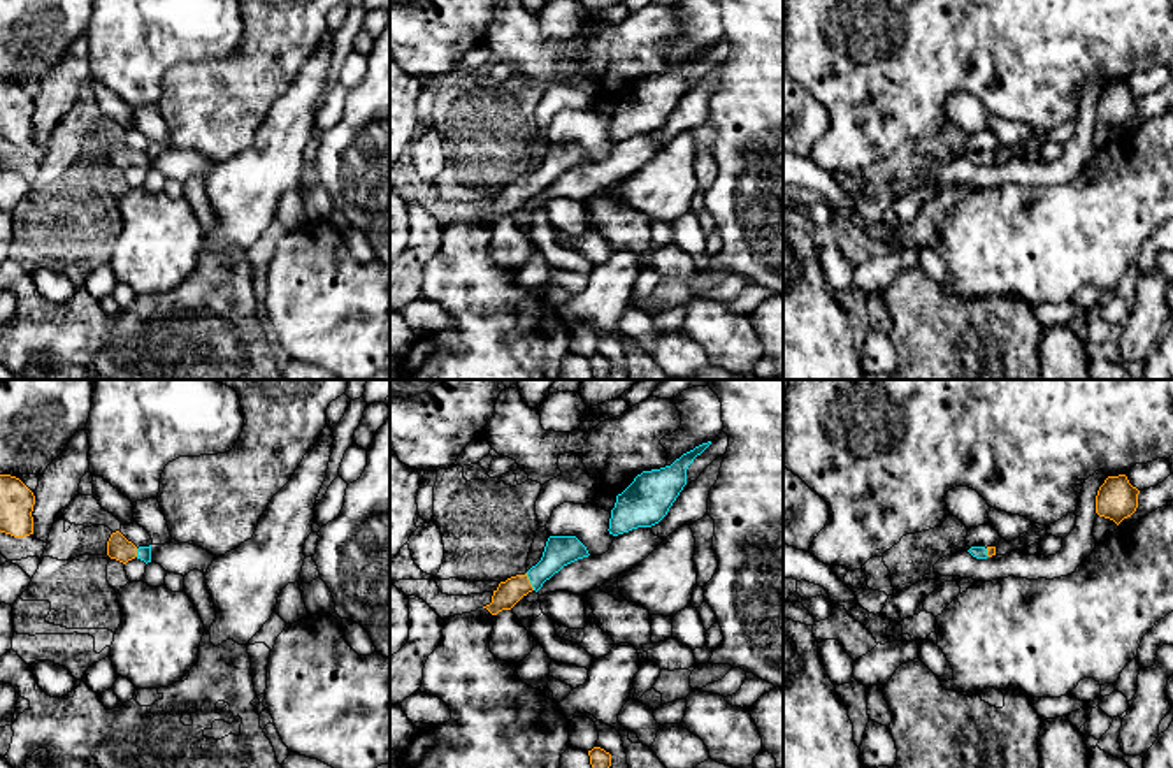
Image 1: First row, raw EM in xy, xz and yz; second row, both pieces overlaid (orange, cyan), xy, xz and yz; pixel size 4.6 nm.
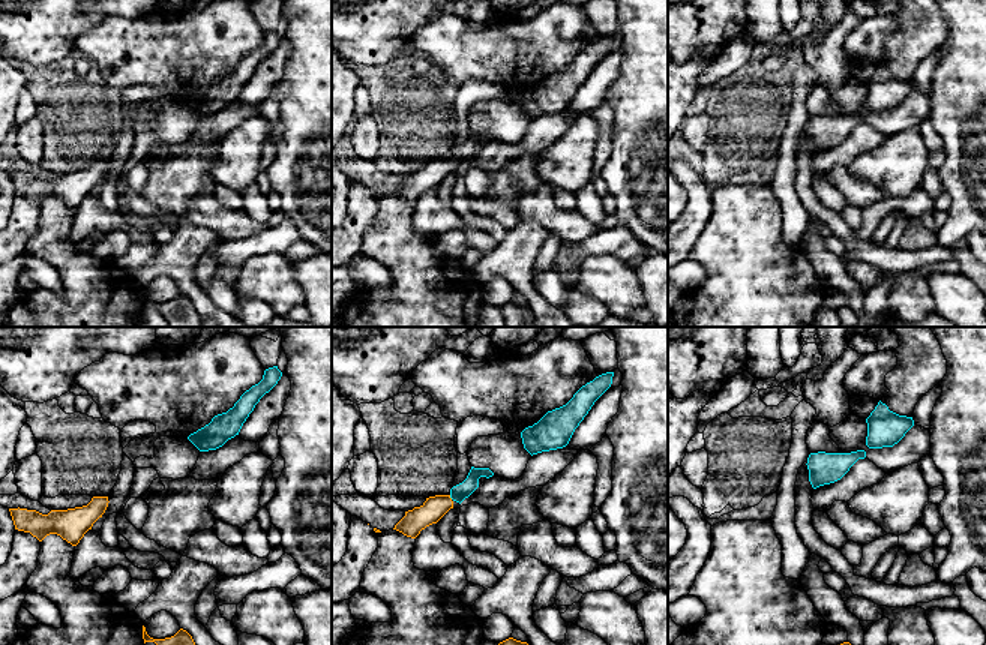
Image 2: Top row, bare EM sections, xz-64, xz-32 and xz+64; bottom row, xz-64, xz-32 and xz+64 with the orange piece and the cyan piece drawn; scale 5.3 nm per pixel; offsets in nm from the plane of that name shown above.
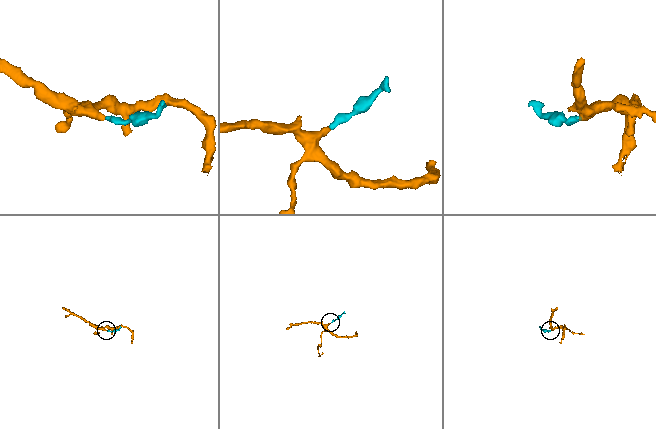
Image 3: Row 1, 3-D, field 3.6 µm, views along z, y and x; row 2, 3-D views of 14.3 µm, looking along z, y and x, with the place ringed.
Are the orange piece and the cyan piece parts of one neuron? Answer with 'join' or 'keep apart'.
join

